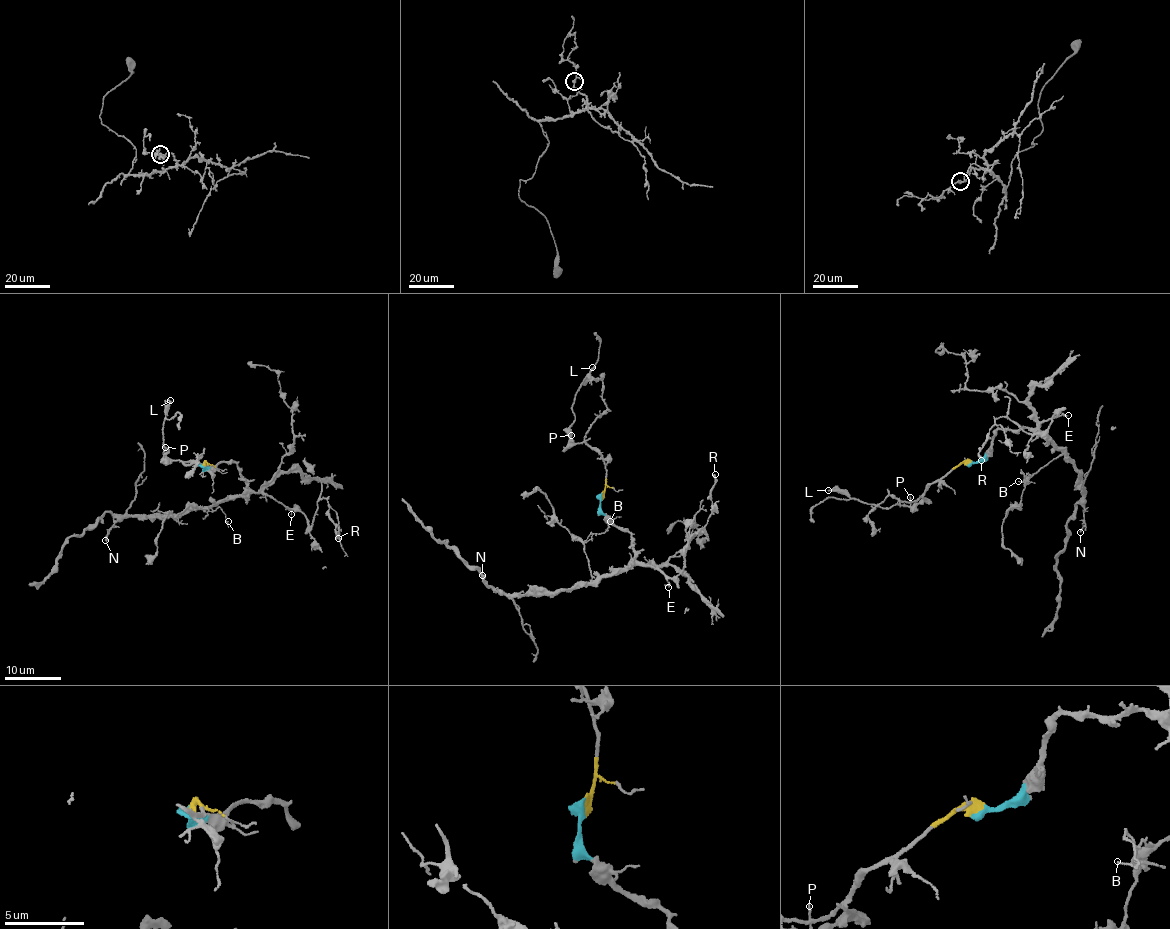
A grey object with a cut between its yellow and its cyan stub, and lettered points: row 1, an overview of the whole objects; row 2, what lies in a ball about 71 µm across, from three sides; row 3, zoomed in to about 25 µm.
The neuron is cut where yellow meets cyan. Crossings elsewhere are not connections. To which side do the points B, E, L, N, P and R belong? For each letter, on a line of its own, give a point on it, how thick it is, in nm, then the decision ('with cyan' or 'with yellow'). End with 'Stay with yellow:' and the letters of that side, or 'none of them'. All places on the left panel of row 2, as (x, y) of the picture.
B: (228, 521) | 90 nm | with cyan
E: (291, 514) | 100 nm | with cyan
L: (170, 400) | 190 nm | with yellow
N: (105, 540) | 160 nm | with cyan
P: (165, 447) | 130 nm | with yellow
R: (338, 538) | 180 nm | with cyan
Stay with yellow: L, P

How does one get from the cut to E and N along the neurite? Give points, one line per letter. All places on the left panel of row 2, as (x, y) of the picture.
E: (203, 465), (206, 469), (220, 463), (236, 463), (251, 490), (266, 494), (290, 510), (291, 515)
N: (203, 465), (206, 469), (236, 463), (247, 488), (179, 514), (125, 517), (106, 541)

